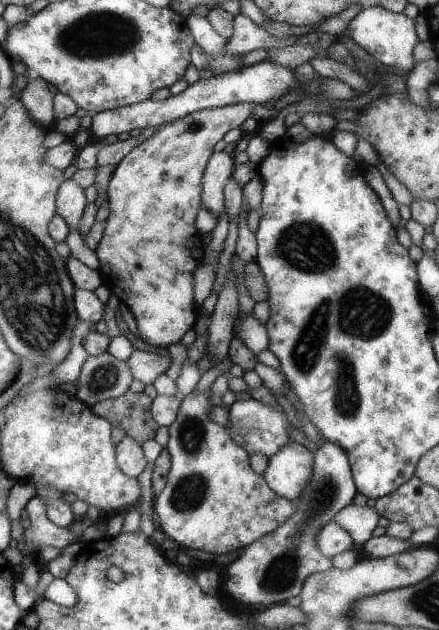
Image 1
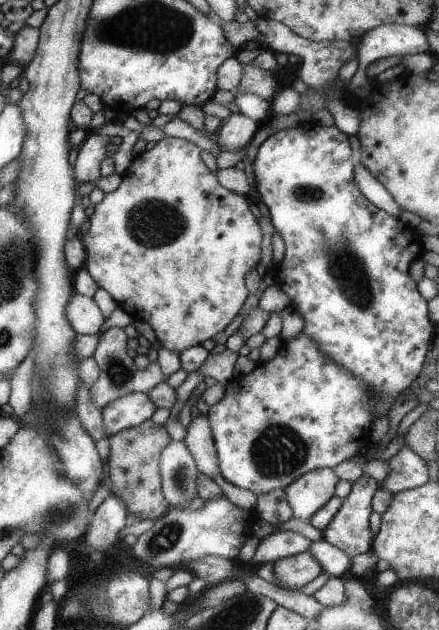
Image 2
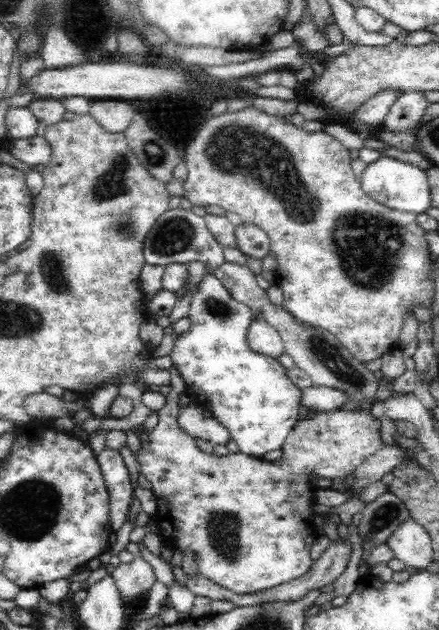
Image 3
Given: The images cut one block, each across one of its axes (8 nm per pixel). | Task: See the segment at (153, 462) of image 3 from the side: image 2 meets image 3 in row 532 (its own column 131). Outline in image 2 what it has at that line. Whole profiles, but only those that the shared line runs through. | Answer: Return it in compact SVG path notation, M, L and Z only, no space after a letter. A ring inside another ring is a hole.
M163 137L150 150L135 154L130 165L123 171L119 186L113 192L107 193L101 202L94 206L94 211L89 217L89 228L83 236L80 236L86 254L83 267L95 280L98 288L107 291L111 298L119 303L122 310L133 318L147 322L160 344L168 351L177 352L177 354L185 351L186 348L201 345L207 338L213 338L217 332L223 331L231 322L231 318L239 312L239 306L247 298L243 278L246 278L253 266L257 264L259 246L261 246L261 230L249 210L247 200L243 198L243 195L223 188L215 173L212 173L202 161L200 153L201 149L194 142L179 137Z

